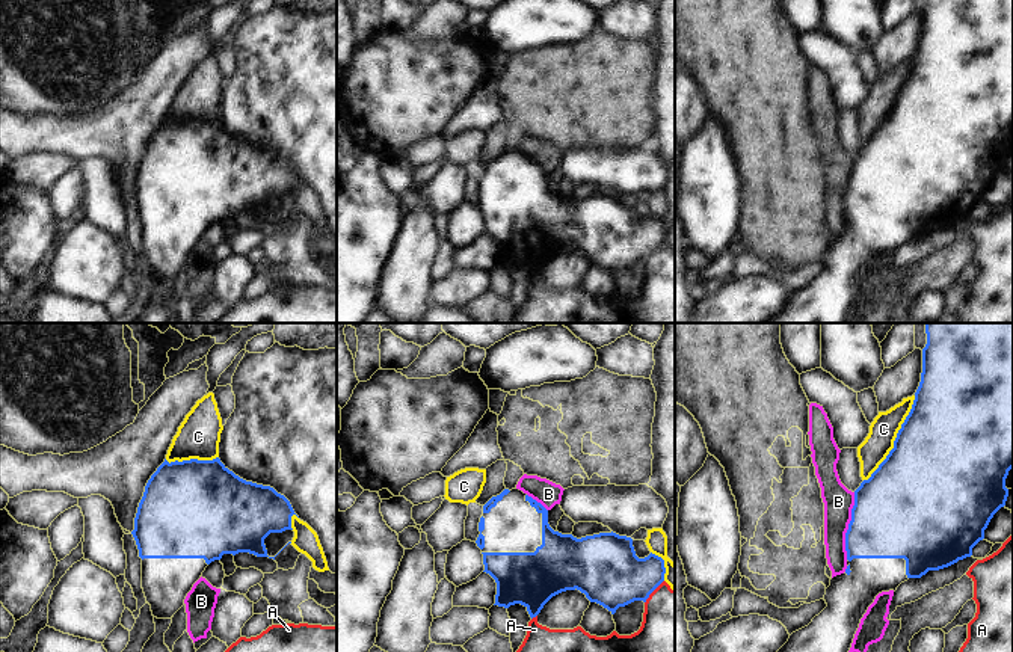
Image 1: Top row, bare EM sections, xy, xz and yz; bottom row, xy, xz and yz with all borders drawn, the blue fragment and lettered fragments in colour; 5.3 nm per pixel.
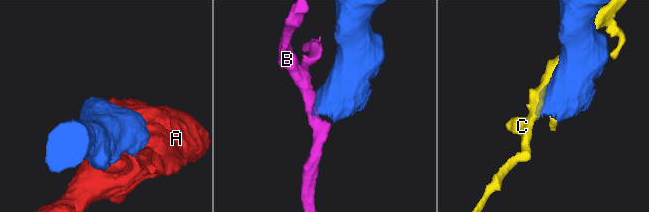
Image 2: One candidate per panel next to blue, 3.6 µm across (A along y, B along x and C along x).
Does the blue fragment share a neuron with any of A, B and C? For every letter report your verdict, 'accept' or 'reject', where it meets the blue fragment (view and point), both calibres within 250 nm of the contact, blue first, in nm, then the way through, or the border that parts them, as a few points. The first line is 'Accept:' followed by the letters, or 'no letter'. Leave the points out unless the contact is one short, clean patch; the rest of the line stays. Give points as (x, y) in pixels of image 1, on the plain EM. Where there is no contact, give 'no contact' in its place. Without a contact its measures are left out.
Accept: no letter
A: reject; contact xz (533, 278); calibres 280 and 340 nm
B: reject; contact yz (849, 187); calibres 440 and 160 nm; border yz (855, 154), (852, 181), (846, 195), (846, 221)
C: reject; contact yz (895, 101); calibres 500 and 150 nm

